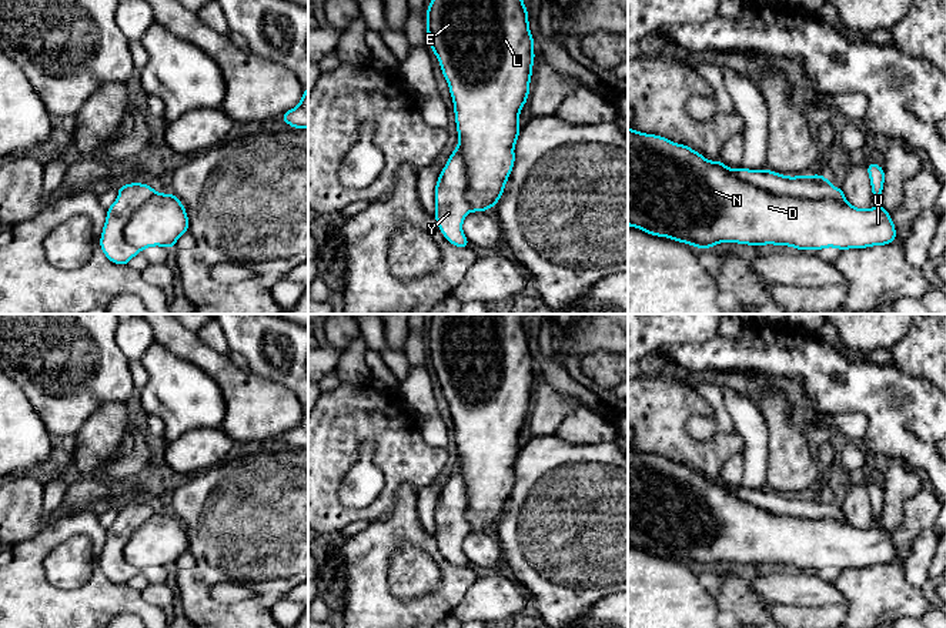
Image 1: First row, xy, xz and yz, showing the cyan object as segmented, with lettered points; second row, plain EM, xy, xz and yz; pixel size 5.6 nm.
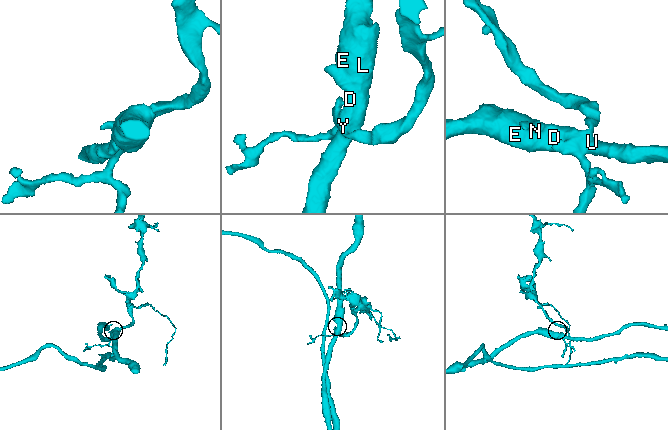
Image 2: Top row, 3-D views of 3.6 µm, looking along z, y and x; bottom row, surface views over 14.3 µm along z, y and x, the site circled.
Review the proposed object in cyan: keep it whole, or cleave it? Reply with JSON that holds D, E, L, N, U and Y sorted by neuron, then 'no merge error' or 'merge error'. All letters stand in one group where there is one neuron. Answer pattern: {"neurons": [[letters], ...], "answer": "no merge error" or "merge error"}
{"neurons": [["D", "E", "L", "N", "U"], ["Y"]], "answer": "merge error"}

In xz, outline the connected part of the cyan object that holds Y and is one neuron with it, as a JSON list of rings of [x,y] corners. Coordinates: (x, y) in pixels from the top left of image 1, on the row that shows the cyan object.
[[[457,147],[444,166],[435,184],[435,220],[442,236],[455,247],[469,247],[462,221],[471,206],[467,200],[468,173],[465,158]]]

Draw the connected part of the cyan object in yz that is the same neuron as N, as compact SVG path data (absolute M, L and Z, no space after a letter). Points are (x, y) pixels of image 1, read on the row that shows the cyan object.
M628 128L628 226L695 248L718 243L795 247L799 251L892 244L896 228L883 207L869 210L833 198L803 200L743 183L721 161L709 161L685 144Z

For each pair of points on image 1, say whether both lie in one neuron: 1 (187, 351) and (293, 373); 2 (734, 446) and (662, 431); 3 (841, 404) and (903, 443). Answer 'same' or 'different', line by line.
1: different
2: same
3: same

